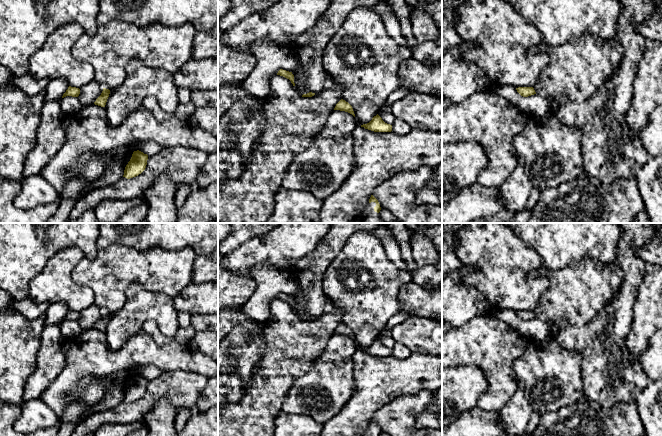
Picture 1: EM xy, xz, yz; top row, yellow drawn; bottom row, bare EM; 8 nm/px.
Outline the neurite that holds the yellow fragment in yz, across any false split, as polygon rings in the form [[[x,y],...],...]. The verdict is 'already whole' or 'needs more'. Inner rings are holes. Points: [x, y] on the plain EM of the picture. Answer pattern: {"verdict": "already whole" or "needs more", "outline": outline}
{"verdict": "already whole", "outline": [[[518,311],[516,312],[516,314],[523,321],[528,321],[528,320],[536,318],[533,311]]]}

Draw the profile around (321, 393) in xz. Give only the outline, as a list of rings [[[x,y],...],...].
[[[334,334],[314,367],[285,390],[281,411],[304,413],[324,424],[337,415],[353,395],[355,341]]]

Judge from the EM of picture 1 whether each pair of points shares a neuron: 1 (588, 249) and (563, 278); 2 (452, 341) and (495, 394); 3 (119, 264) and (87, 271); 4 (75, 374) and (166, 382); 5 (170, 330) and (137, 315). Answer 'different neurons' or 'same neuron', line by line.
1: different neurons
2: same neuron
3: same neuron
4: different neurons
5: same neuron

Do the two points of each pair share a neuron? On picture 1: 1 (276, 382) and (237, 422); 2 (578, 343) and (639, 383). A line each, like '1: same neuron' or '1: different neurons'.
1: same neuron
2: same neuron

